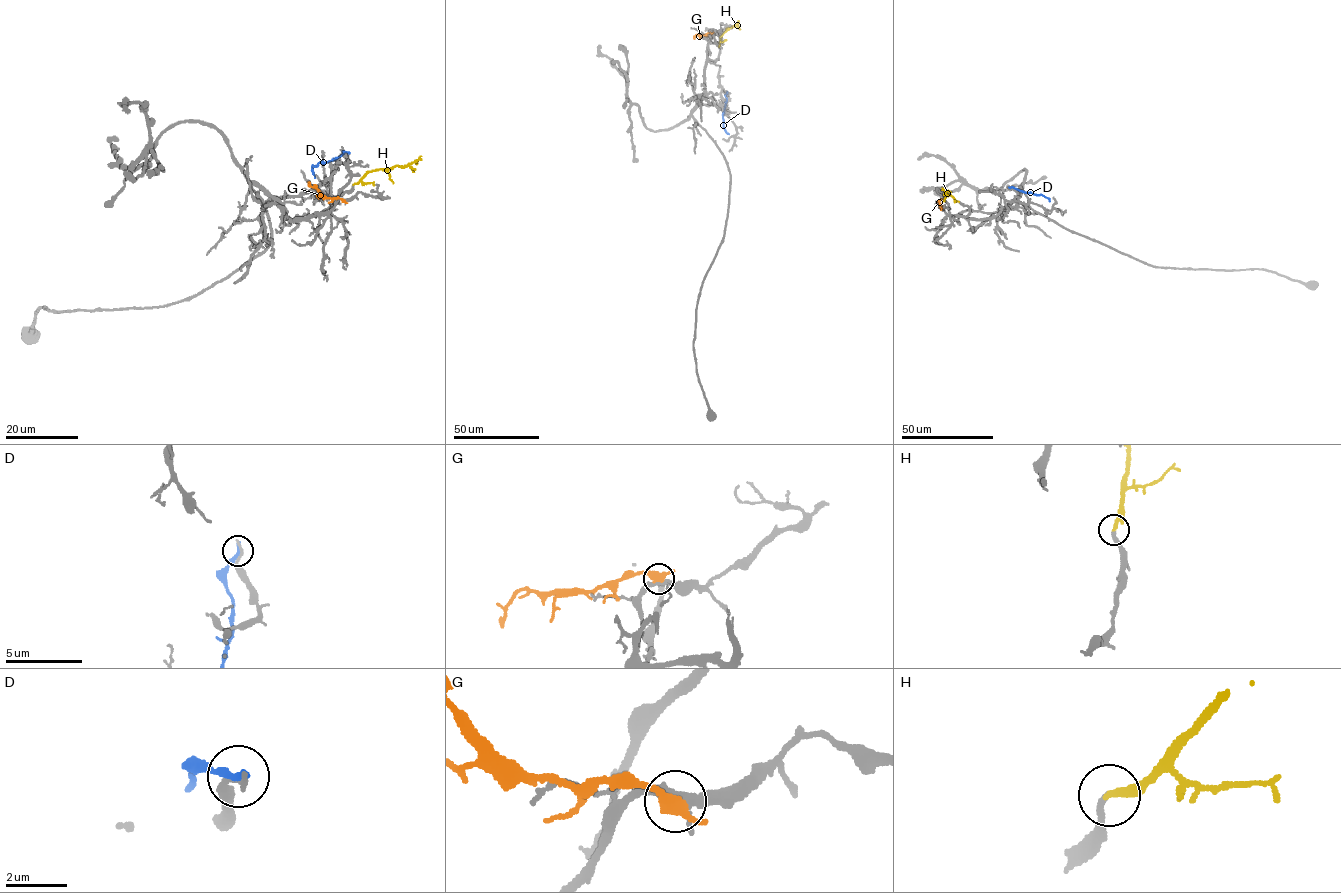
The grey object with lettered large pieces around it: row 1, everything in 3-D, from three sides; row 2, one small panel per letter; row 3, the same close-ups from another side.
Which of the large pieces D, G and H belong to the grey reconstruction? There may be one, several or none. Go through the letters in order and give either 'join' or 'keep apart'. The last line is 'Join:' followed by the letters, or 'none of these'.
D: keep apart
G: keep apart
H: join
Join: H

